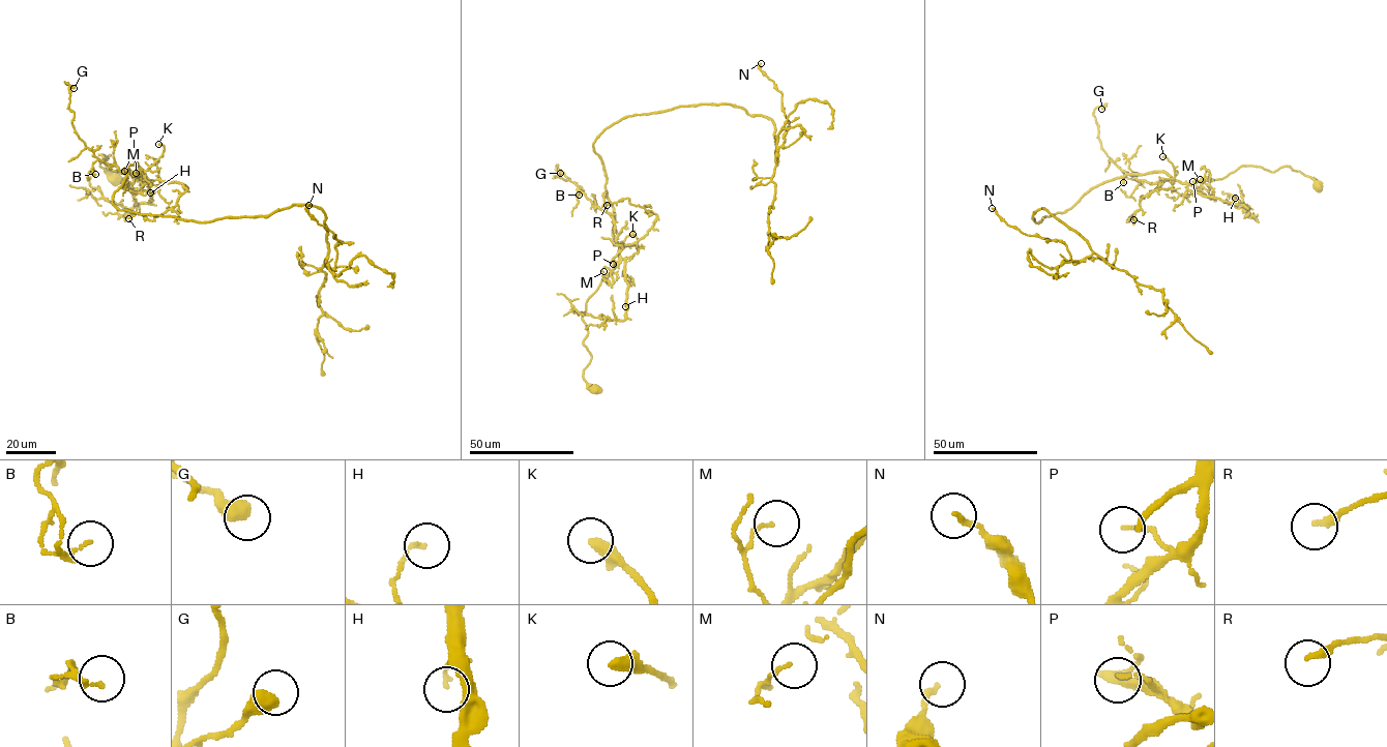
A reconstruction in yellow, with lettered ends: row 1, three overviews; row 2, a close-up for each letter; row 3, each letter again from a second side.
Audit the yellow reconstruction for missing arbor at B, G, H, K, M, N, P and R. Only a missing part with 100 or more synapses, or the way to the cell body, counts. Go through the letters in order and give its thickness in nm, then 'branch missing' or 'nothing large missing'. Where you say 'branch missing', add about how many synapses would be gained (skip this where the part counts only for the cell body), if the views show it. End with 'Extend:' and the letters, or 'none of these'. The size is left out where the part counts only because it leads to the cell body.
B: 130 nm thick; nothing large missing
G: 550 nm thick; nothing large missing
H: 110 nm thick; nothing large missing
K: 400 nm thick; nothing large missing
M: 70 nm thick; nothing large missing
N: 180 nm thick; nothing large missing
P: 100 nm thick; nothing large missing
R: 220 nm thick; nothing large missing
Extend: none of these

